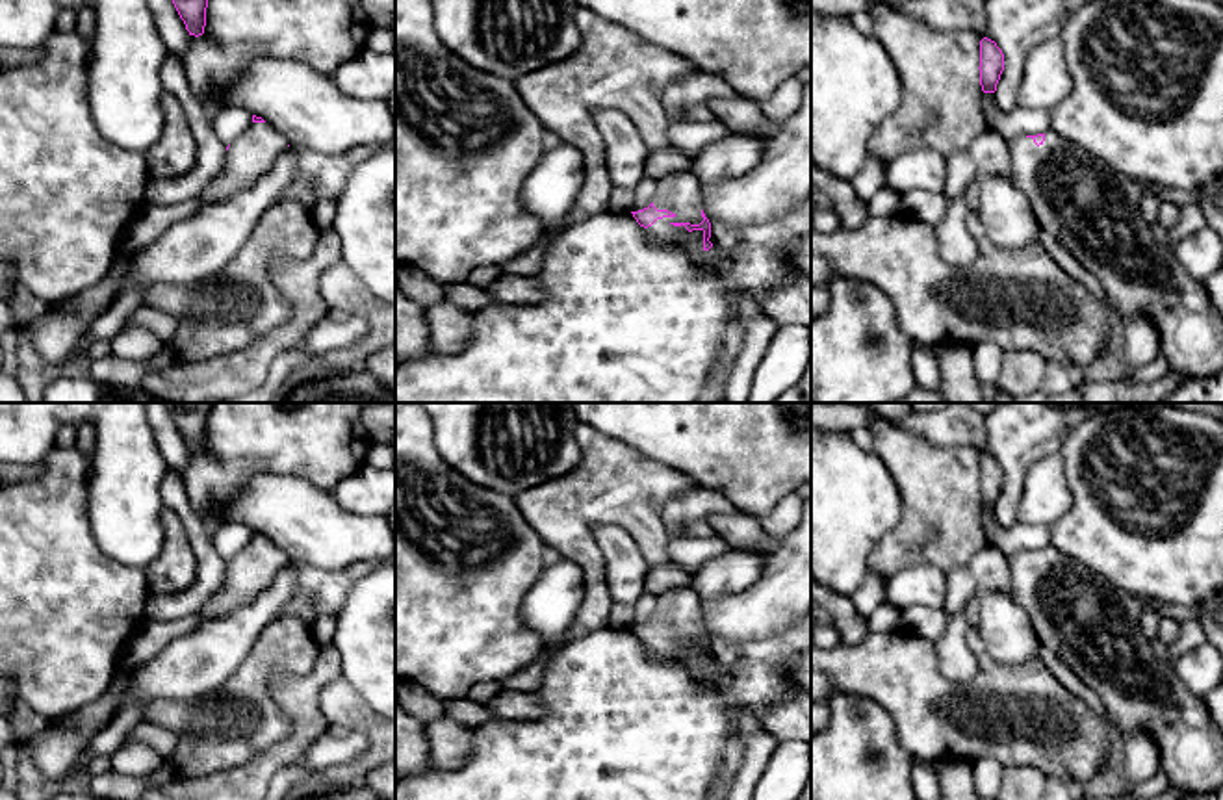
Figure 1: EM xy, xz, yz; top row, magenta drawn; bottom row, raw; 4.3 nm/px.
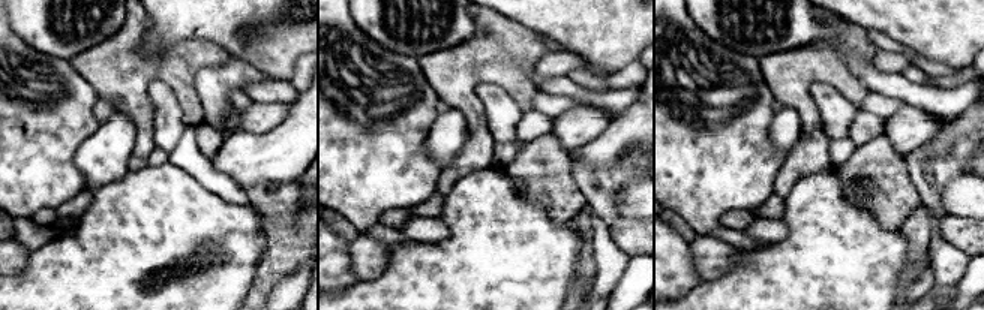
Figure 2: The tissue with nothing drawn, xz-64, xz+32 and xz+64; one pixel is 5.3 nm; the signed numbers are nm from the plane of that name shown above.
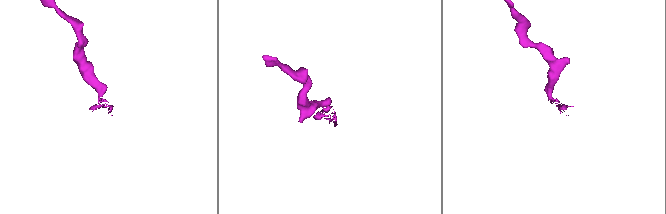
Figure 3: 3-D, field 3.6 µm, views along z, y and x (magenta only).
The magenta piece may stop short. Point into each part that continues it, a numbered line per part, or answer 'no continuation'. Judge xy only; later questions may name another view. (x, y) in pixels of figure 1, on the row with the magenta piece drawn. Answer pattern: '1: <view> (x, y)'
1: xy (253, 154)

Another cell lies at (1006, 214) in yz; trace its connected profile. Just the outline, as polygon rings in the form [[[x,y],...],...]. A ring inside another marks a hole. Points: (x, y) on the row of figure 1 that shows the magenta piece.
[[[976,173],[980,187],[978,217],[989,239],[1002,251],[1017,251],[1039,239],[1037,217],[1010,176]]]

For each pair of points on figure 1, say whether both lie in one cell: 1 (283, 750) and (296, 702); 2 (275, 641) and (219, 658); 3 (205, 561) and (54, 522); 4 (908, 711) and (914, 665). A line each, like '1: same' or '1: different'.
1: same
2: different
3: different
4: same

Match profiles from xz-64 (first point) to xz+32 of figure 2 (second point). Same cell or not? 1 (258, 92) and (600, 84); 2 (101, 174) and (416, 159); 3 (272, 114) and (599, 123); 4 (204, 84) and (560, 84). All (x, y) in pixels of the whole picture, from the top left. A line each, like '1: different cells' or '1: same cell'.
1: same cell
2: different cells
3: same cell
4: different cells

